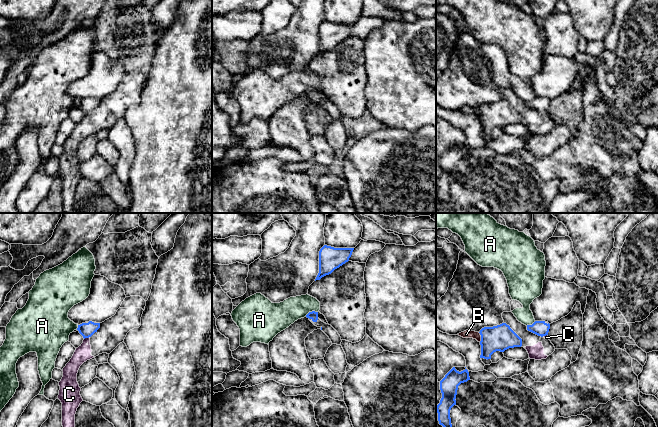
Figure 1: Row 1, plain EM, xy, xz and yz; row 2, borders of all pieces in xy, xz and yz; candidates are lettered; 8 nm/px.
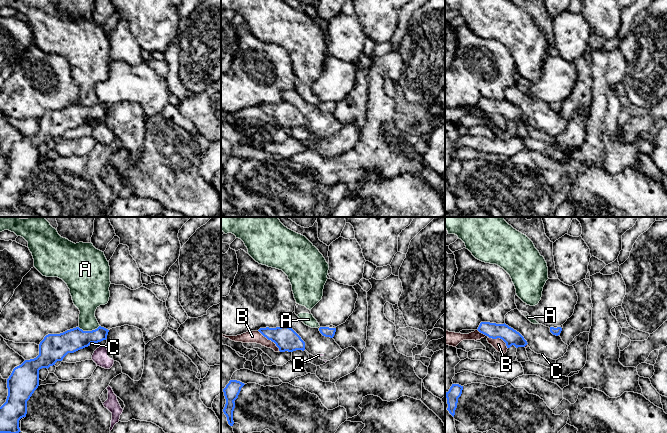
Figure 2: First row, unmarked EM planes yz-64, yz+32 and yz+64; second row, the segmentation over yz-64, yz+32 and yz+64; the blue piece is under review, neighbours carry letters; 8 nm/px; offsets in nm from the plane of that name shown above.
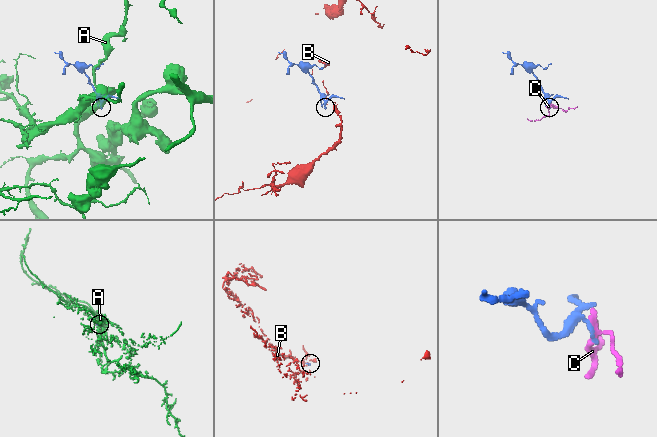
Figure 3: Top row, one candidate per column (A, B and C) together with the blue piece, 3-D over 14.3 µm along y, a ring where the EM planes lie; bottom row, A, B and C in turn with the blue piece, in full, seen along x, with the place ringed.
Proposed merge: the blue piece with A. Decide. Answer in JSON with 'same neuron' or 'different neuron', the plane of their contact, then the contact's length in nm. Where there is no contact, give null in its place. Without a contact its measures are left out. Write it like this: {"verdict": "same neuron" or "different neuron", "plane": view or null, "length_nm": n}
{"verdict": "different neuron", "plane": "xz", "length_nm": 110}

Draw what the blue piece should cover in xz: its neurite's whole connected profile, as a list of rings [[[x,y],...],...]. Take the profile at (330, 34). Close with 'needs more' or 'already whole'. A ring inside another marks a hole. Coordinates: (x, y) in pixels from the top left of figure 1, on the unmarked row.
[[[324,21],[319,27],[319,49],[315,57],[348,38],[353,26],[354,24],[334,24]]]; already whole

